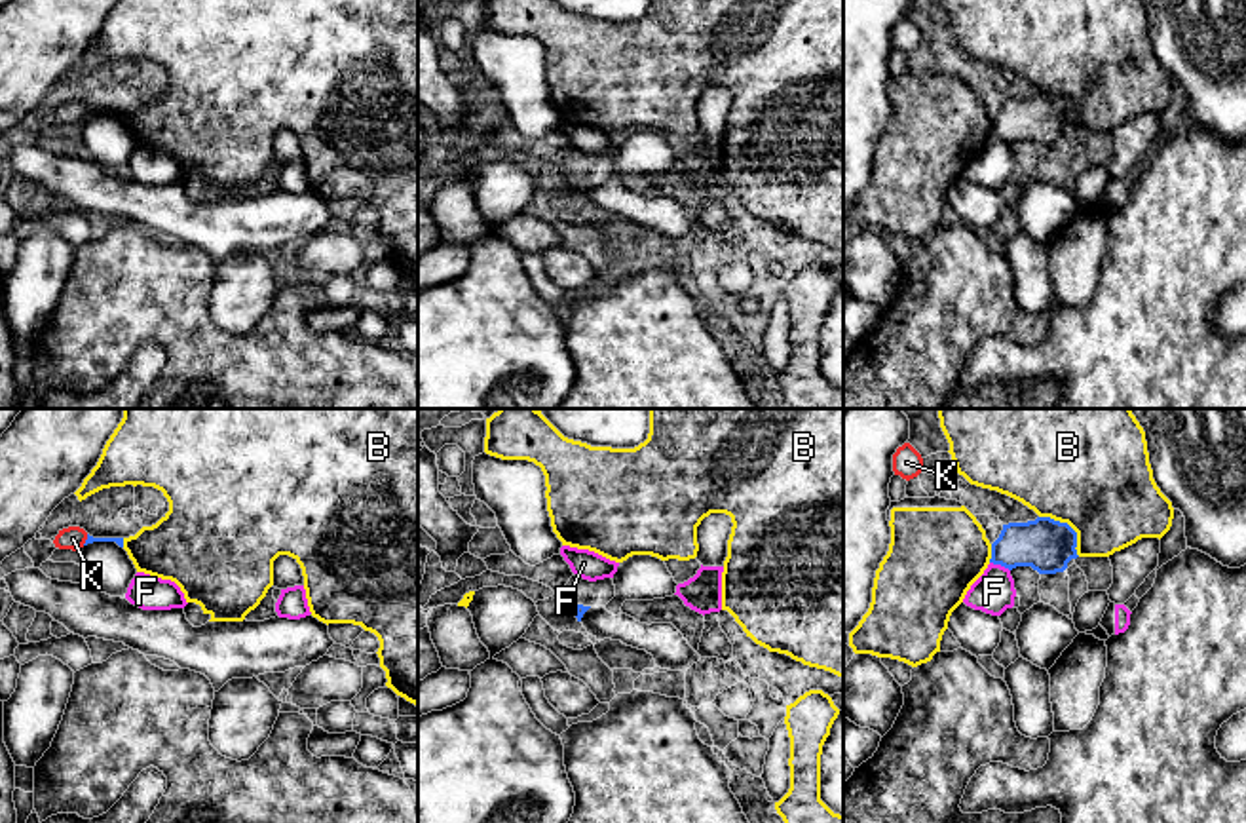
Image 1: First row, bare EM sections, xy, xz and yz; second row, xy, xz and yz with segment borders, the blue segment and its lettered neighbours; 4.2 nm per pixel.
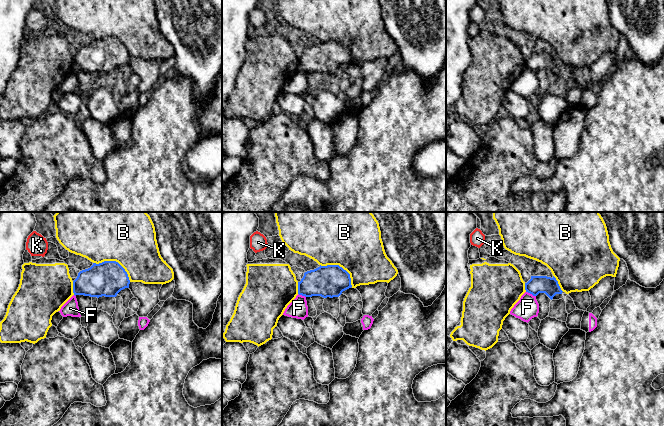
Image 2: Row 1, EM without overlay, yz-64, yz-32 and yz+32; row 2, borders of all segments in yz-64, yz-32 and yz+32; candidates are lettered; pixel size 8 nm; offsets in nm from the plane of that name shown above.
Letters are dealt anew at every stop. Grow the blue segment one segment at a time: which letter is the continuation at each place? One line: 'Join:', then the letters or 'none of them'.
Join: K

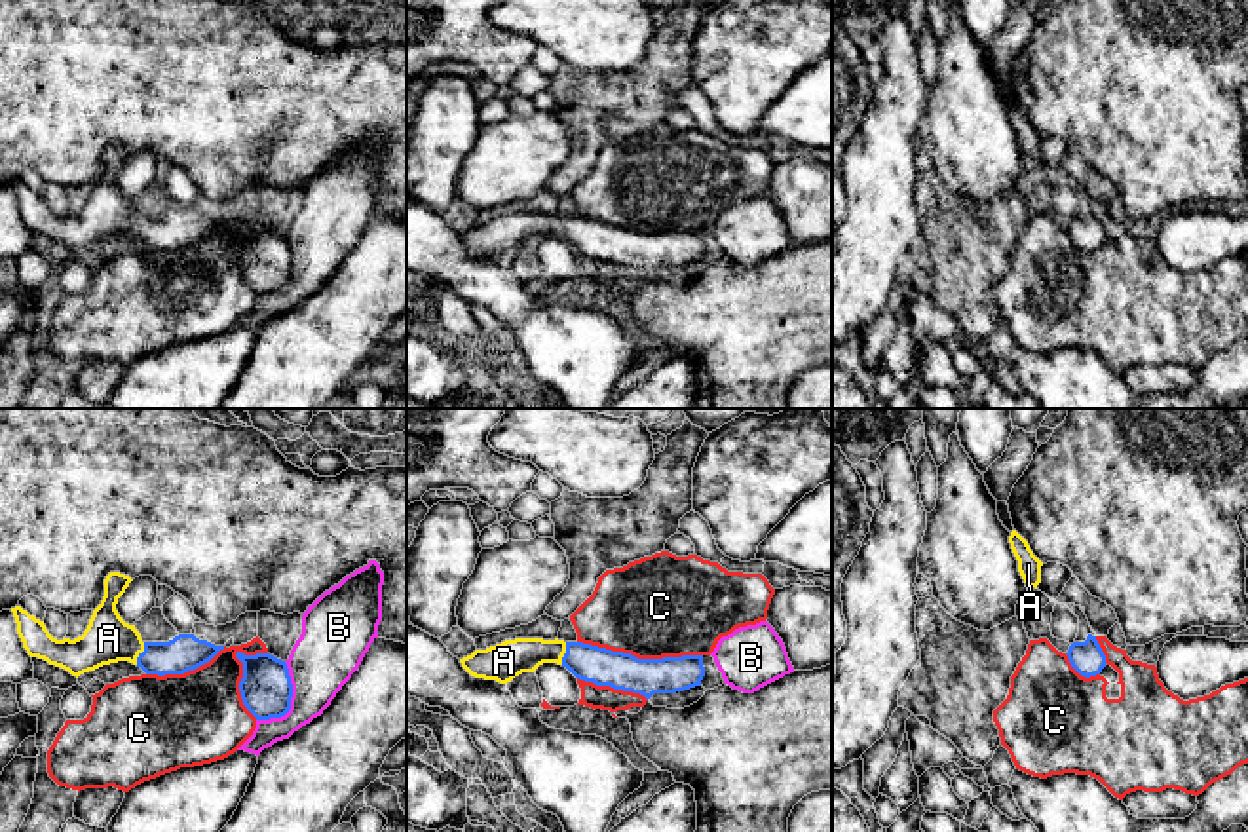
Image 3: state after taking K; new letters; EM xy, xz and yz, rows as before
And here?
Join: A

